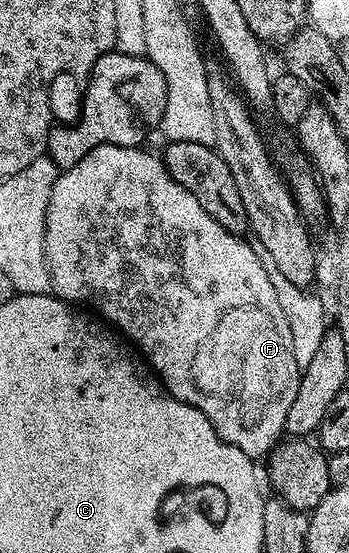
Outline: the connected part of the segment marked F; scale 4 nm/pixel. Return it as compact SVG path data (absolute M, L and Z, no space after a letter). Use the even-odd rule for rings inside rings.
M101 144L88 150L88 154L84 154L84 158L76 162L76 166L59 171L56 186L52 186L52 198L48 198L44 230L46 265L50 271L50 287L53 295L75 306L91 304L95 308L93 311L103 321L113 325L141 353L147 365L162 381L162 385L181 404L200 410L200 414L204 414L208 422L212 422L218 437L244 450L244 454L252 458L269 457L279 441L283 439L288 410L296 398L300 379L300 369L296 366L296 354L292 350L292 333L288 330L288 318L284 318L282 309L283 297L278 297L278 292L270 281L271 269L264 263L255 245L245 244L241 235L224 230L224 226L220 226L220 222L216 222L216 218L212 218L212 214L208 214L208 210L204 210L204 206L200 206L200 202L196 202L196 198L188 194L184 186L180 186L180 182L170 177L166 165L162 163L161 155L153 156L152 153L145 152L146 150L142 146L129 148L115 144Z

